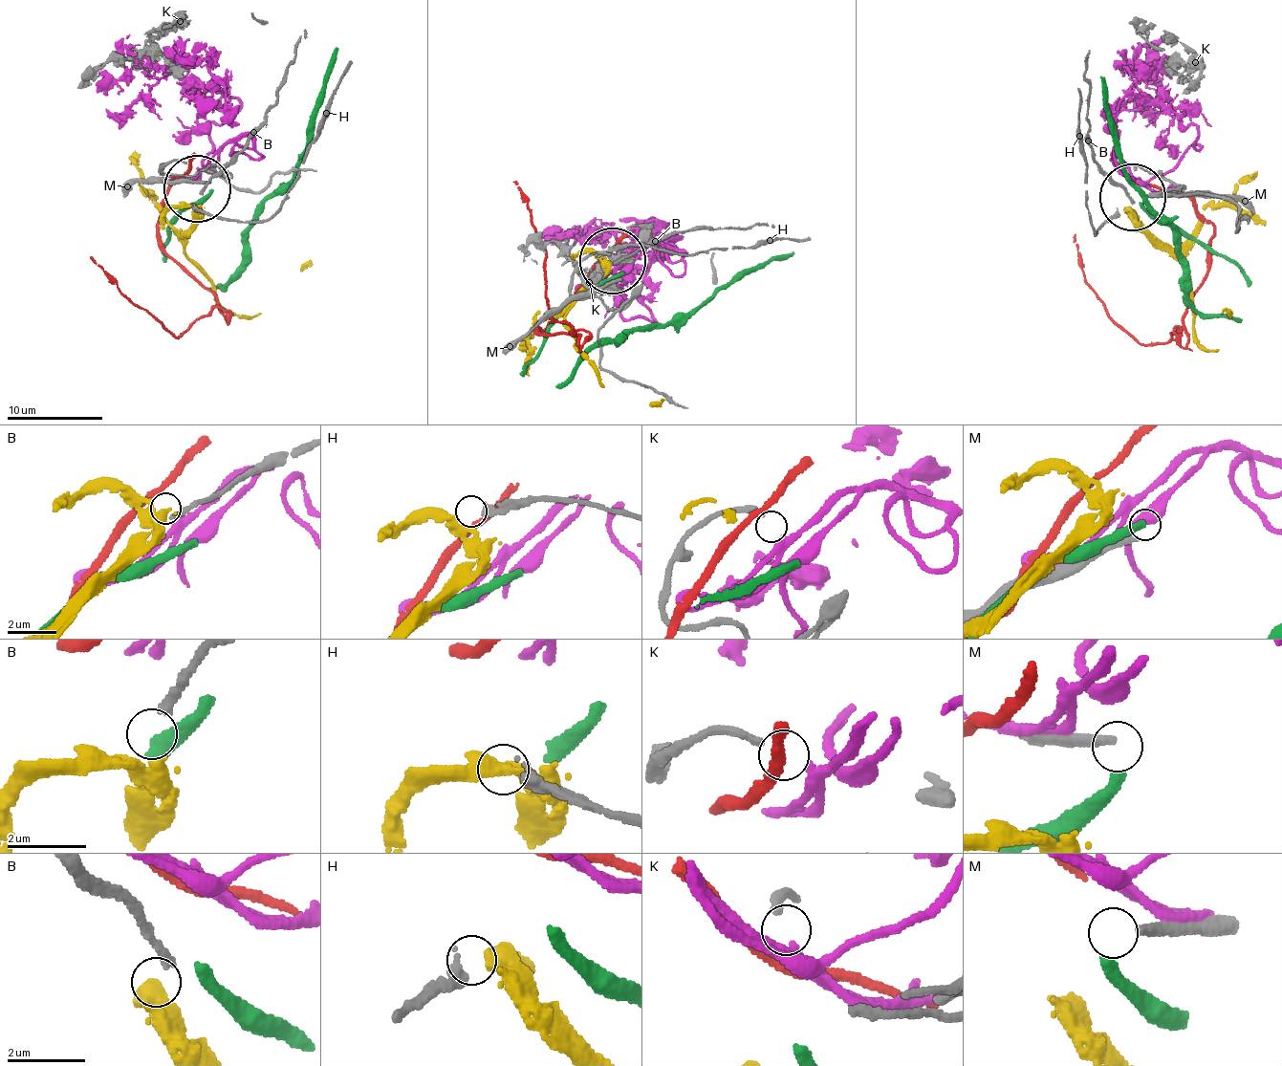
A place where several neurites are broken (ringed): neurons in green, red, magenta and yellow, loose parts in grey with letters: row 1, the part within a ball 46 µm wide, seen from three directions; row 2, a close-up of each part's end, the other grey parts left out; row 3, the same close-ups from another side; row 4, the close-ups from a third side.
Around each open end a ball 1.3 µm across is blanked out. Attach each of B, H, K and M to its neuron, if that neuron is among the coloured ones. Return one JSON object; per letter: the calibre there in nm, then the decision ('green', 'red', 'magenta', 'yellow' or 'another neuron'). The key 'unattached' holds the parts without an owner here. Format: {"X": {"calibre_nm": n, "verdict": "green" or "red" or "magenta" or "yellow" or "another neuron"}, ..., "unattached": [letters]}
{"B": {"calibre_nm": 240, "verdict": "yellow"}, "H": {"calibre_nm": 280, "verdict": "another neuron"}, "K": {"calibre_nm": 200, "verdict": "magenta"}, "M": {"calibre_nm": 260, "verdict": "green"}, "unattached": ["H"]}

